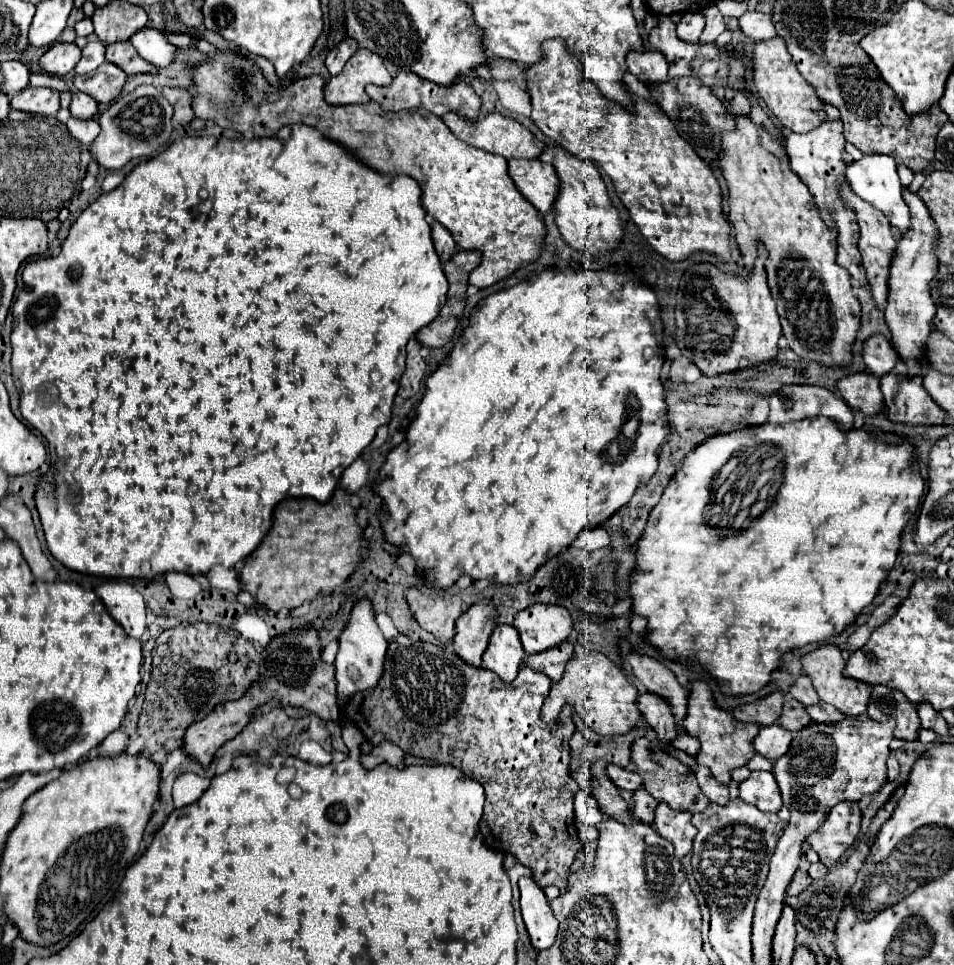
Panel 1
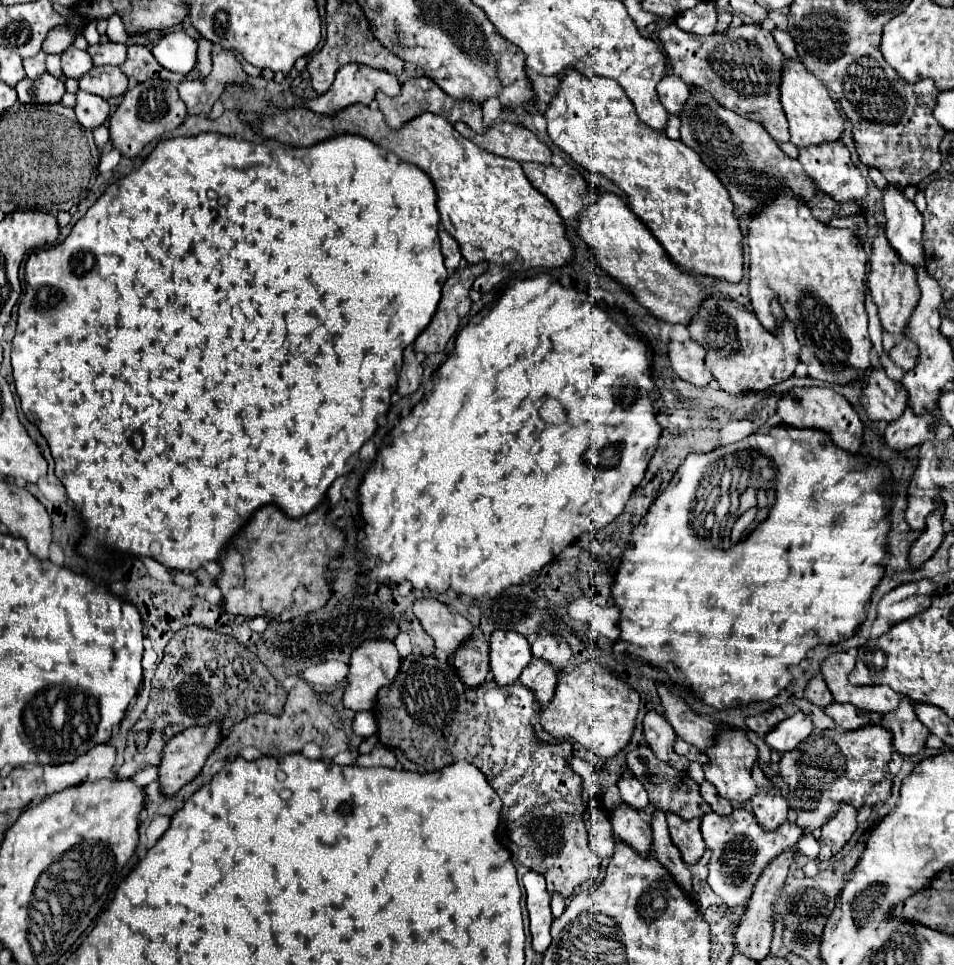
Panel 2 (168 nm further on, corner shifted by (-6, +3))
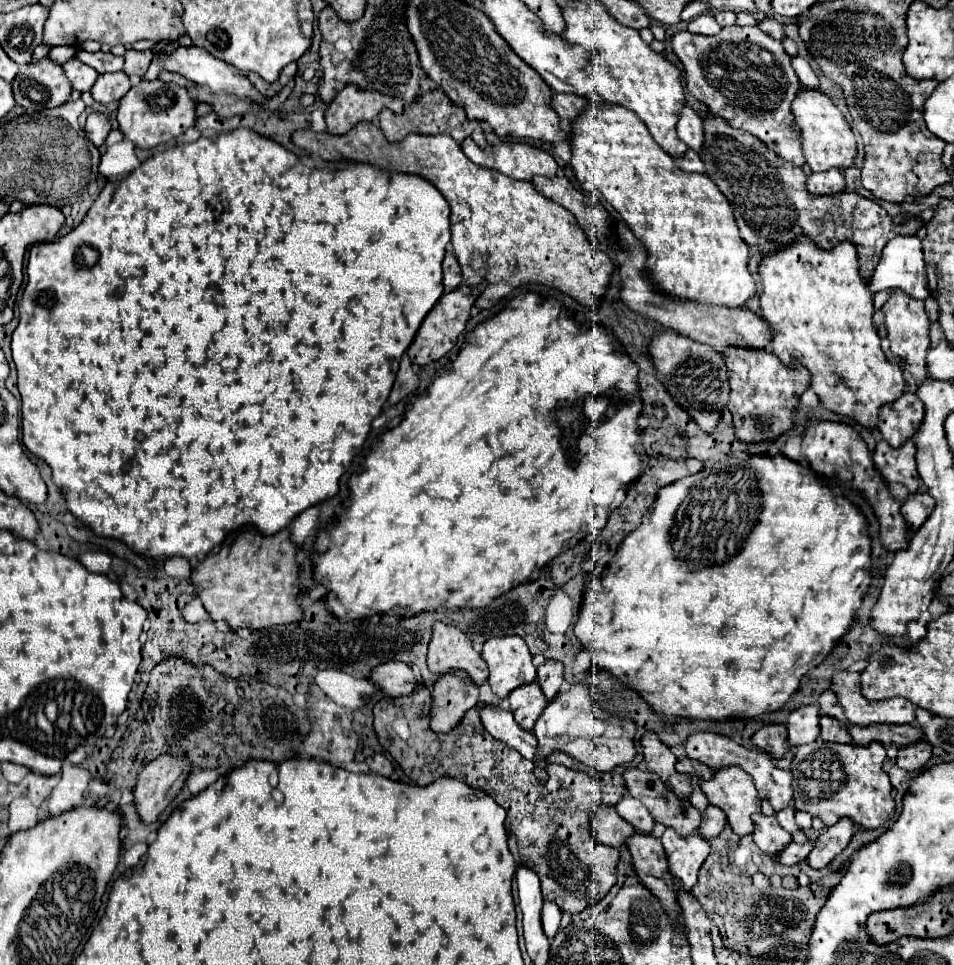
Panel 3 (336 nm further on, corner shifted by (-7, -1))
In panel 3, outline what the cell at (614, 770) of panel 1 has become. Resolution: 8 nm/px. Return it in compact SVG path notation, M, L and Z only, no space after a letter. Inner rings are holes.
M624 795L622 799L620 799L620 803L616 805L616 809L618 809L618 815L622 817L622 819L626 819L630 825L634 825L634 829L638 831L638 833L648 833L648 835L652 835L652 829L654 829L654 819L652 819L652 815L648 813L648 809L638 801L638 799L634 799L634 797L630 797L630 795Z

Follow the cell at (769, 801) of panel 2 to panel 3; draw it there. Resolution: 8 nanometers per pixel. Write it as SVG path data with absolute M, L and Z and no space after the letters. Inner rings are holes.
M756 813L754 815L754 841L756 845L768 855L768 857L776 857L778 851L784 851L784 847L792 841L790 833L786 833L778 821L776 821L776 815L772 817L766 817L762 813Z

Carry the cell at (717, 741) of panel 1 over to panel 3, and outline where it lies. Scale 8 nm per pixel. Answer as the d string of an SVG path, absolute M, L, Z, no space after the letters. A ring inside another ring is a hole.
M740 767L720 769L710 781L700 781L700 789L710 805L720 807L726 813L728 825L734 833L744 837L754 831L750 817L760 813L760 801L746 771Z

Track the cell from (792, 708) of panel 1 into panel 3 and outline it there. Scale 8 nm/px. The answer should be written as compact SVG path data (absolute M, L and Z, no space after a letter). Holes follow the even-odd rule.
M822 717L820 719L820 725L822 725L822 733L820 737L824 741L836 741L836 743L852 743L852 737L848 733L848 729L836 721L836 719L830 719L830 717Z

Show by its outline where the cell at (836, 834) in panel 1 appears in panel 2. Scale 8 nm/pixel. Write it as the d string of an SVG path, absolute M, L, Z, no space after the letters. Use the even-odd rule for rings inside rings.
M851 805L841 807L841 811L837 811L837 815L825 823L825 827L821 827L821 853L819 859L825 861L829 857L833 857L835 853L839 853L843 849L843 845L851 839L851 835L857 829L857 809Z

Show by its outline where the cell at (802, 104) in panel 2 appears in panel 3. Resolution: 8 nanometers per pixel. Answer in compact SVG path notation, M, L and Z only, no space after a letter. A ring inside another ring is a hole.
M802 89L798 97L792 103L792 111L796 117L796 123L802 131L802 149L806 163L816 173L828 171L828 169L848 169L852 167L856 159L856 137L840 113L840 109L820 91L806 91Z

